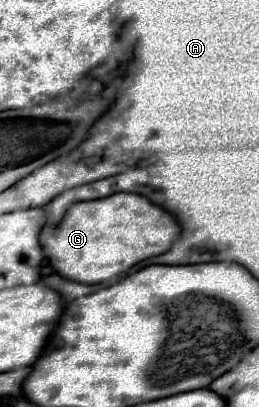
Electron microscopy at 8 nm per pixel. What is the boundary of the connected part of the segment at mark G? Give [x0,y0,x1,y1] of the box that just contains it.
[42,193,178,285]

